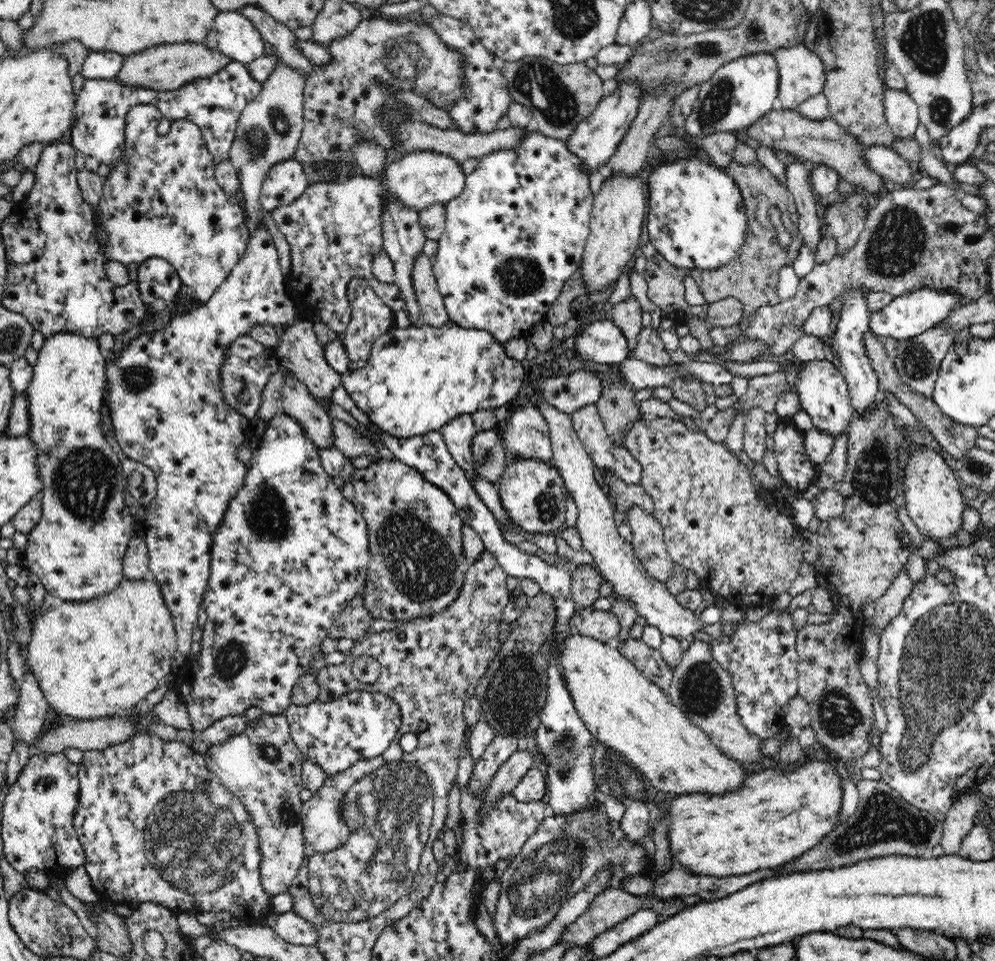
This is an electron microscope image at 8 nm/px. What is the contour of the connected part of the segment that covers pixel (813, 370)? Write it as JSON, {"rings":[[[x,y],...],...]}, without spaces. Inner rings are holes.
{"rings":[[[827,359],[797,364],[797,367],[793,378],[795,378],[794,385],[800,399],[801,410],[810,415],[814,428],[826,435],[832,435],[835,440],[842,433],[846,433],[854,416],[844,375]]]}

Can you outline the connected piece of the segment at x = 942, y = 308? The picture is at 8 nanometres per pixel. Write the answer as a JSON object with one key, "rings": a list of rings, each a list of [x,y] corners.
{"rings":[[[920,289],[902,298],[894,298],[883,310],[871,314],[869,331],[879,340],[891,338],[898,342],[906,342],[910,338],[916,338],[933,328],[936,324],[944,321],[950,314],[959,307],[960,296],[958,294],[939,294],[930,289]]]}

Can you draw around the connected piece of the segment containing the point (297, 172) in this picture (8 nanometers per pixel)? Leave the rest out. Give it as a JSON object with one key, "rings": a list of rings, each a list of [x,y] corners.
{"rings":[[[293,158],[279,162],[266,173],[261,188],[261,208],[274,209],[292,204],[310,185],[303,166]]]}

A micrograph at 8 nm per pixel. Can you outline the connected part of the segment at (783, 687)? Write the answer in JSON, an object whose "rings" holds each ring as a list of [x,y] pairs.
{"rings":[[[786,609],[774,610],[760,622],[742,622],[732,640],[724,637],[711,646],[713,657],[732,677],[740,718],[748,732],[762,739],[772,738],[785,725],[787,704],[797,695],[799,654],[792,615]]]}

